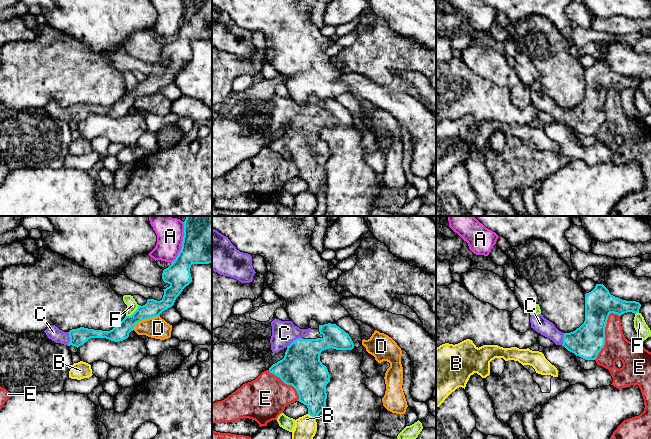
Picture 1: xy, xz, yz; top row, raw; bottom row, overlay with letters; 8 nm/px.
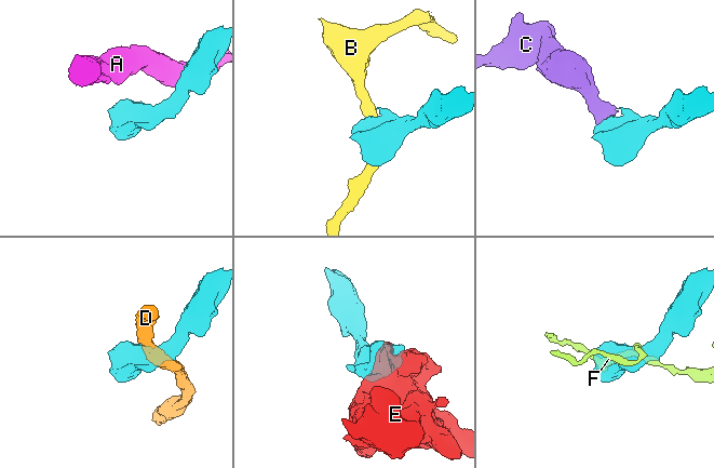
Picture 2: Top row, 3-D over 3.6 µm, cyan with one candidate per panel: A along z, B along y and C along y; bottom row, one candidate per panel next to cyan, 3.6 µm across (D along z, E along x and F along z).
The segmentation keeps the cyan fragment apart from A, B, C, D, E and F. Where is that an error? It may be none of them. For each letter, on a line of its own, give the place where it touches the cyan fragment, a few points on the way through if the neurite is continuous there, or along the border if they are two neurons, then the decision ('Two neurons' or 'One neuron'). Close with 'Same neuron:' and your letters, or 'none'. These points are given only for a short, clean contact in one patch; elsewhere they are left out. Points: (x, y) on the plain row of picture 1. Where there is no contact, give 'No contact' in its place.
A: Touches cyan at xy (182, 20). Two neurons
B: Touches cyan at xz (312, 192). Boundary: xz (308, 189), (315, 196). Two neurons
C: Touches cyan at xz (295, 116). Path across: xz (301, 143), (301, 129), (295, 116), (284, 109). One neuron
D: Touches cyan at xy (144, 95). Boundary: xy (159, 91), (138, 97), (132, 105). Two neurons
E: Touches cyan at yz (604, 109). Two neurons
F: Touches cyan at xy (134, 88). Two neurons
Same neuron: C

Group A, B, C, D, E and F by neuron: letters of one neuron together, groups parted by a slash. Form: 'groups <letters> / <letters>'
groups A / B / C / D / E / F

